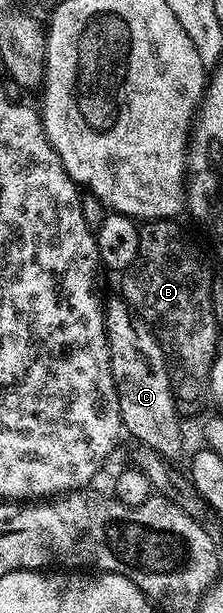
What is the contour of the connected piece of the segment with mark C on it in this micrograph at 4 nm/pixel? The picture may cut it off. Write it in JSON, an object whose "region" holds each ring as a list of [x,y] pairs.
{"region":[[[116,298],[116,300],[109,300],[106,303],[104,311],[104,320],[106,322],[107,330],[107,344],[110,346],[111,354],[111,373],[114,376],[114,384],[117,386],[118,392],[118,406],[119,413],[122,416],[123,428],[124,431],[130,436],[130,434],[137,440],[136,443],[139,443],[142,447],[151,448],[157,452],[164,459],[176,459],[176,455],[183,448],[183,436],[181,434],[181,424],[179,422],[179,416],[177,411],[179,411],[178,405],[175,402],[175,398],[171,390],[171,379],[168,378],[167,362],[164,358],[163,351],[160,348],[160,344],[156,342],[155,336],[152,334],[150,328],[139,316],[132,312],[131,308],[128,307],[125,300],[121,298]]]}

